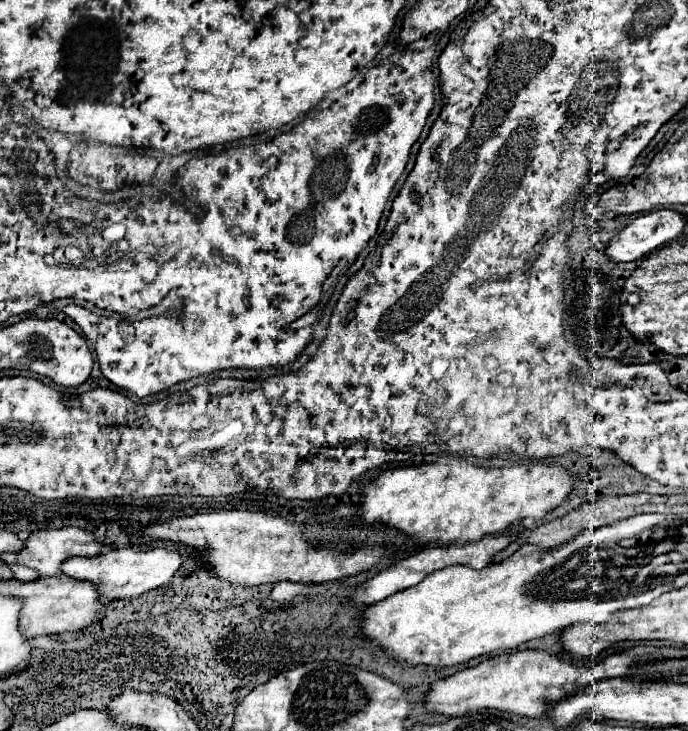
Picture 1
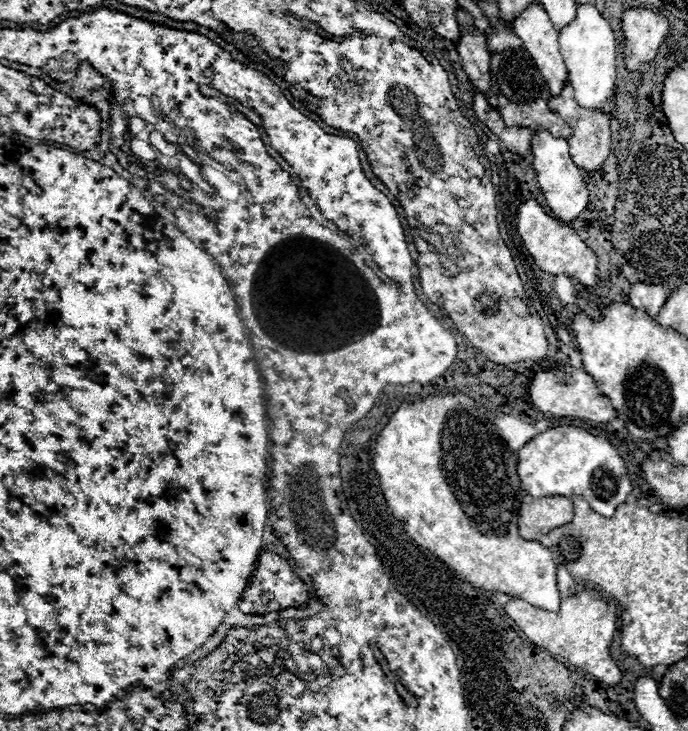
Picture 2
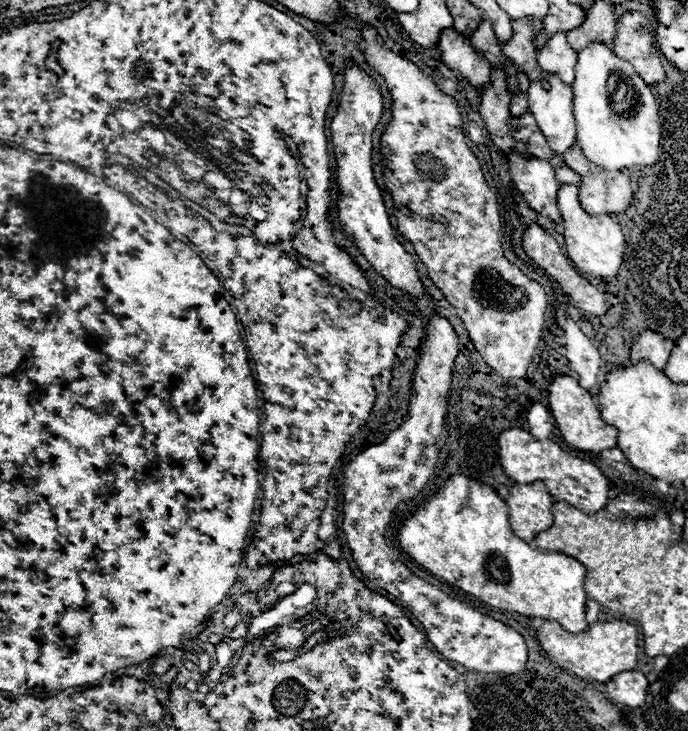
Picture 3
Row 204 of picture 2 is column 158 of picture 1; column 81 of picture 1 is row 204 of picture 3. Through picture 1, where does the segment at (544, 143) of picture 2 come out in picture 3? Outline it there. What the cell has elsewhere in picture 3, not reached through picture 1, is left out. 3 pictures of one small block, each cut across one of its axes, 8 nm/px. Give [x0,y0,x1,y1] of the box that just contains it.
[558,184,626,278]

